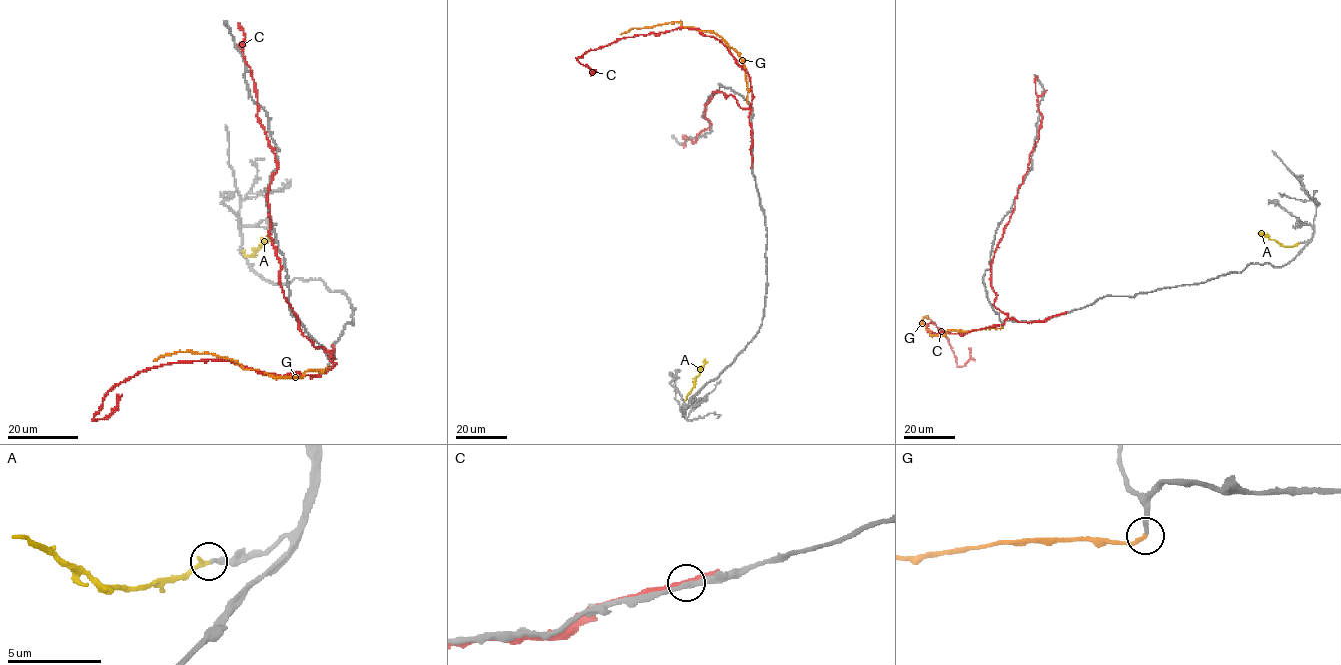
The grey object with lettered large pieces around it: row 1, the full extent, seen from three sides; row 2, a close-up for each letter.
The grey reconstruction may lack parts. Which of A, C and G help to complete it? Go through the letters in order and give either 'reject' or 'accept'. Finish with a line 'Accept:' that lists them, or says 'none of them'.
A: accept
C: reject
G: accept
Accept: A, G

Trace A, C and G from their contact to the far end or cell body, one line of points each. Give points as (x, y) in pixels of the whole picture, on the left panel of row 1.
A: (242, 251), (252, 256), (269, 239), (266, 235)
C: (333, 348), (333, 364), (316, 375), (208, 358), (148, 367), (116, 384), (94, 419), (121, 394)
G: (328, 367), (323, 371), (308, 371), (301, 378), (277, 378), (207, 353), (176, 351), (154, 361)

